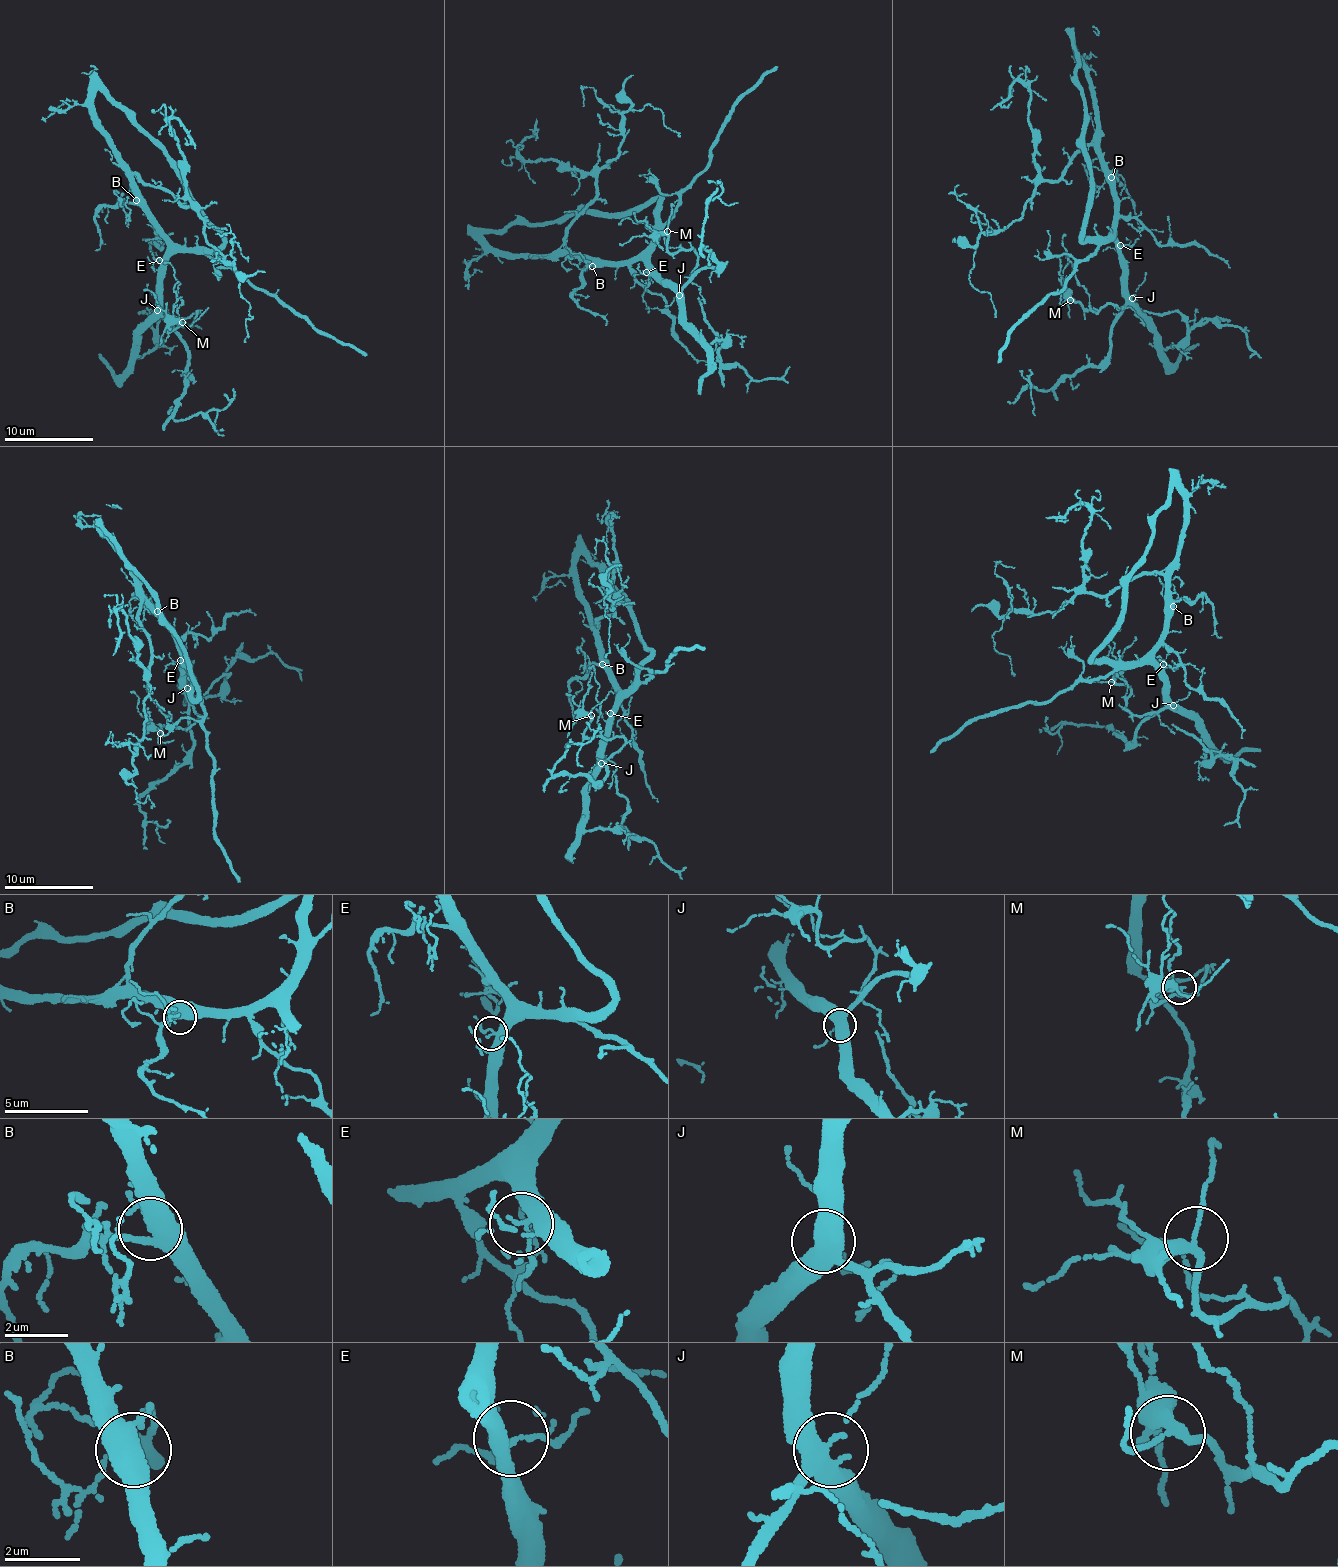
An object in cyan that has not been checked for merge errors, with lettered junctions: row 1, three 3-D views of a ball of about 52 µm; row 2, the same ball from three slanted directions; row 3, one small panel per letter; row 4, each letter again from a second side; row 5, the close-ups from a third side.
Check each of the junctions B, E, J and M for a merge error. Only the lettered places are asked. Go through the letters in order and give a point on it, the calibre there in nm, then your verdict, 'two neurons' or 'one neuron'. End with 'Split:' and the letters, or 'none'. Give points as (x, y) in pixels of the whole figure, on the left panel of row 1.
B: (136, 200) | 480 nm | one neuron
E: (159, 260) | 240 nm | one neuron
J: (157, 310) | 460 nm | one neuron
M: (182, 322) | 260 nm | one neuron
Split: none

